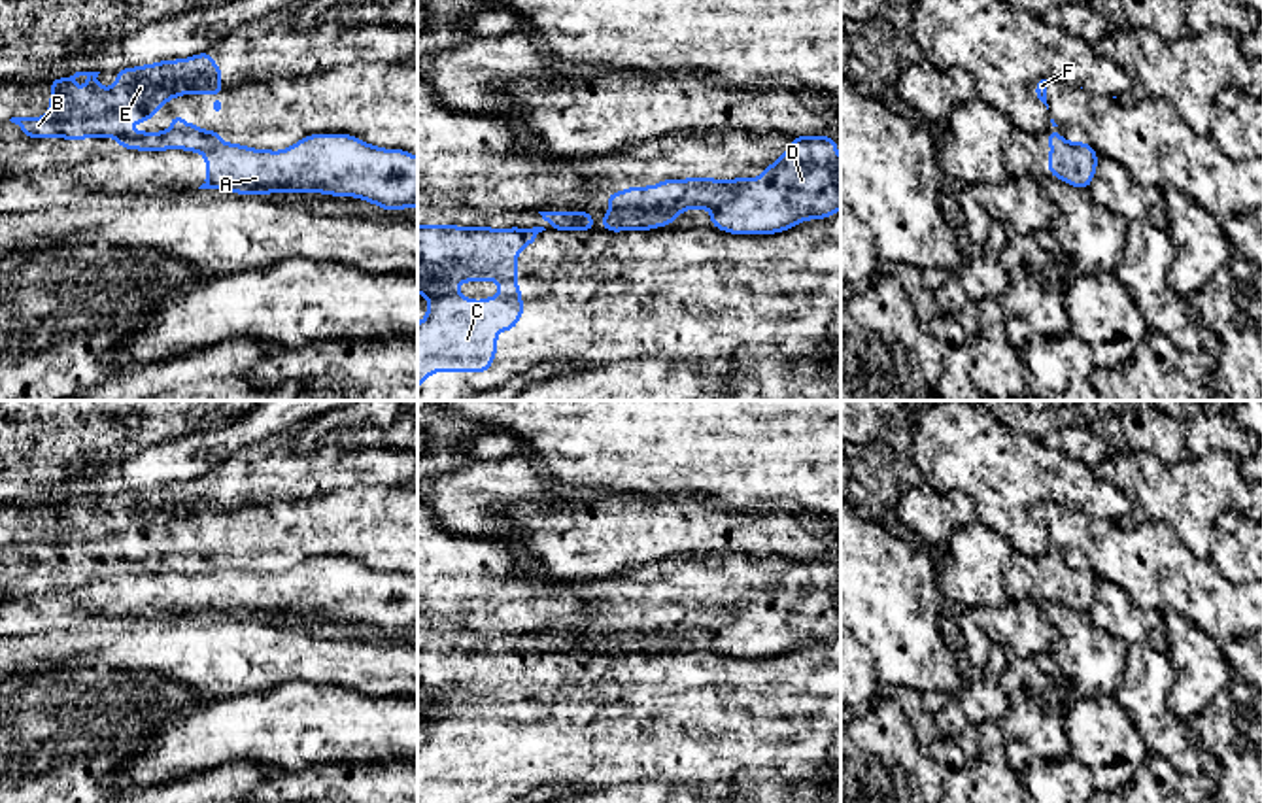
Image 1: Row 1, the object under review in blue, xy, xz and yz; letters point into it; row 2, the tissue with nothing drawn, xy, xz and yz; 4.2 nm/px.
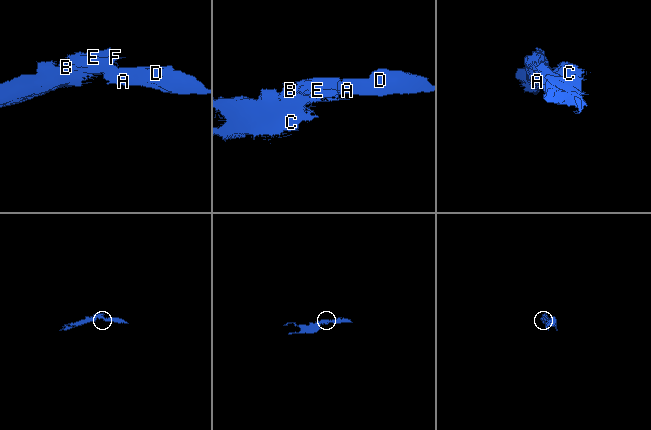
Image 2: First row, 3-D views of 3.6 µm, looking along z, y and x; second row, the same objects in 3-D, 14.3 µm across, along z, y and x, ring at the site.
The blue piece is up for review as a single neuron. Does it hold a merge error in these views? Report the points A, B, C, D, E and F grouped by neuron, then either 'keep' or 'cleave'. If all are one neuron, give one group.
A D / B C E F | cleave

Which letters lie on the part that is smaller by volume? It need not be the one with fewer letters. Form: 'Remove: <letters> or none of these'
Remove: A, D

